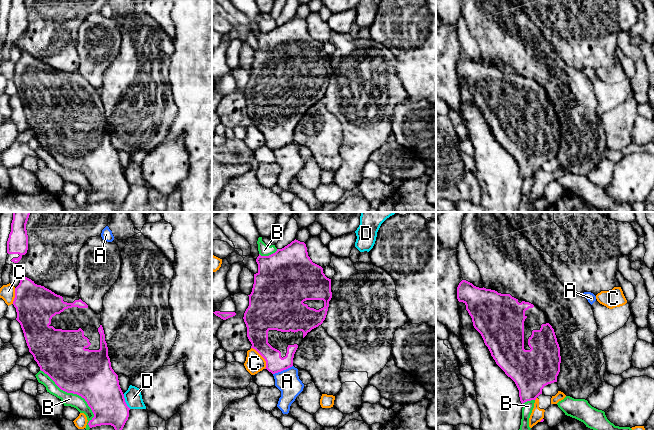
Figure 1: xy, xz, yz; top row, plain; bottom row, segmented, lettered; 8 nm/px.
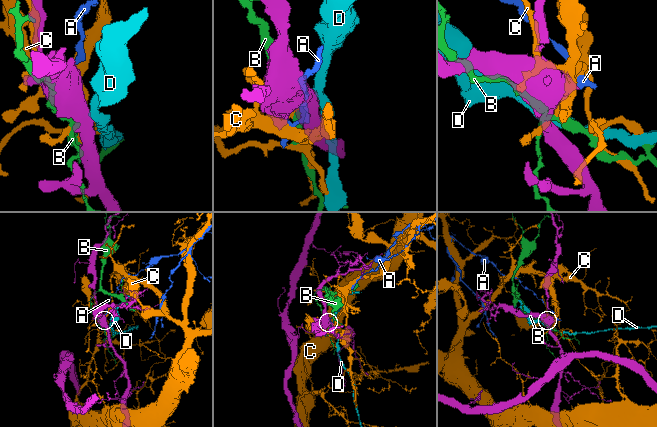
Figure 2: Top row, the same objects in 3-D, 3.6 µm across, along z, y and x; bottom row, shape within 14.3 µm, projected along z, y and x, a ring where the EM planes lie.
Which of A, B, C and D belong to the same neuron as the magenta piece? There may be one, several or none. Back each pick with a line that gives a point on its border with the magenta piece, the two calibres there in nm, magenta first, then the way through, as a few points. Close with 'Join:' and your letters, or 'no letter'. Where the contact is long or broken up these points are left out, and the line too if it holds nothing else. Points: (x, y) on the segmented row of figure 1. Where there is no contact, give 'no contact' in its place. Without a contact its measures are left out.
Join: no letter

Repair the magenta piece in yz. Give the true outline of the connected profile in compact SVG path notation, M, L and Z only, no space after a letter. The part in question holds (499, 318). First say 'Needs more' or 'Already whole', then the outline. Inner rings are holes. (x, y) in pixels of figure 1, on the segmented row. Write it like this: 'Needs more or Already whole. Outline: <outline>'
Needs more. Outline: M462 280L457 299L466 305L474 328L481 334L496 364L510 377L519 390L521 403L536 400L542 389L557 382L560 372L560 347L544 312L529 302L518 302L510 294L479 288Z

